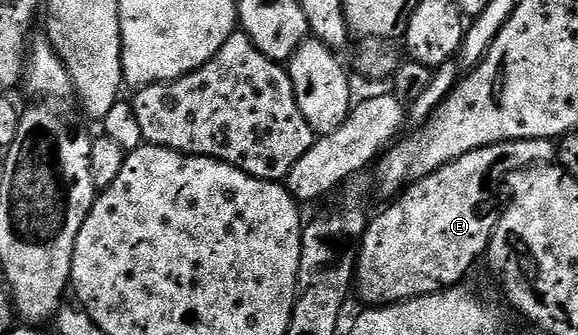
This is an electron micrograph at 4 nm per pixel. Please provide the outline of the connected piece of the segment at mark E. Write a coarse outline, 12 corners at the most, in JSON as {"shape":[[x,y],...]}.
{"shape":[[555,140],[473,150],[414,181],[359,241],[364,305],[462,285],[495,187]]}

